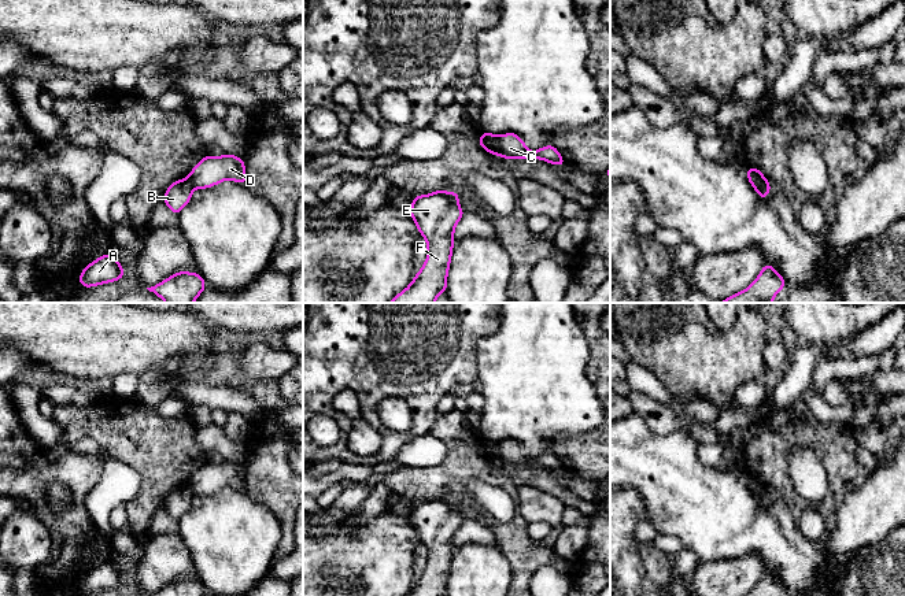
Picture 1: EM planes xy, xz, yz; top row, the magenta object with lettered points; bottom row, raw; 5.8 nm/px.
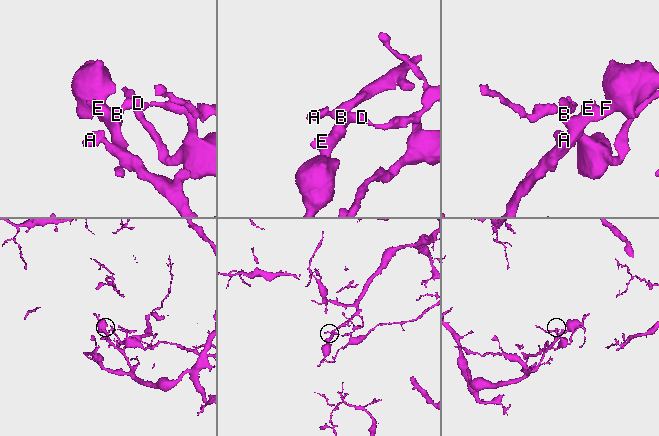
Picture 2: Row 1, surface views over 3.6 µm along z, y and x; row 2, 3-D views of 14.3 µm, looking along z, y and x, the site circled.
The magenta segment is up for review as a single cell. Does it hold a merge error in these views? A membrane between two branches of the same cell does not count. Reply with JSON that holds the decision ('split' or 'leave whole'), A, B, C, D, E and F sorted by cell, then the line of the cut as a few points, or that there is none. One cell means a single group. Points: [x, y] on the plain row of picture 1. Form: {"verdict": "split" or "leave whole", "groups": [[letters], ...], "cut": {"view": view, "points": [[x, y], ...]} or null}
{"verdict": "split", "groups": [["A", "B", "E", "F"], ["C", "D"]], "cut": {"view": "xz", "points": [[497, 443], [499, 461]]}}

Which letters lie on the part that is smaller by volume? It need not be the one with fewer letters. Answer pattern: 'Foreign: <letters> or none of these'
Foreign: C, D

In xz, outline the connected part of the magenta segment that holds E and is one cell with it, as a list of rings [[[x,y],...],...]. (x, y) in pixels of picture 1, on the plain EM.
[[[435,497],[415,503],[410,523],[428,549],[422,575],[406,596],[446,596],[452,563],[454,536],[465,518],[458,511],[459,500]]]

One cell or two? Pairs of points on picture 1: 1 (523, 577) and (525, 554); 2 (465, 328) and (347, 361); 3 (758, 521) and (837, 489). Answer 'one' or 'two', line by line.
1: one
2: one
3: two

